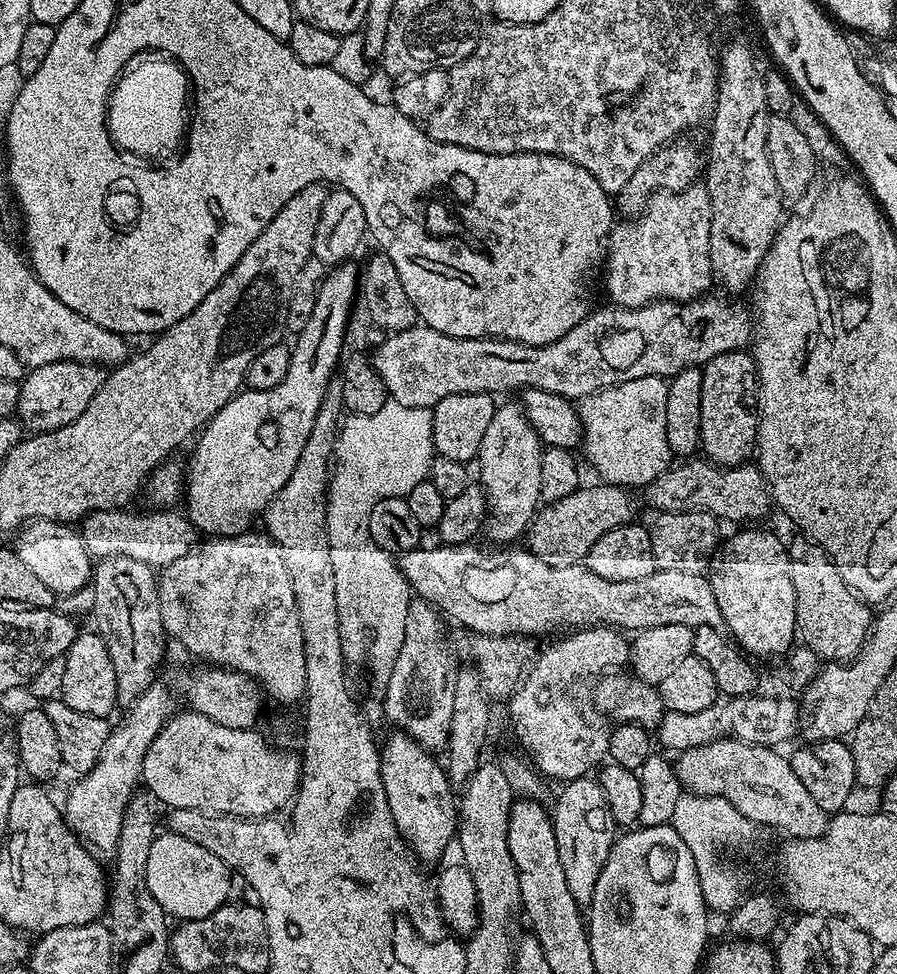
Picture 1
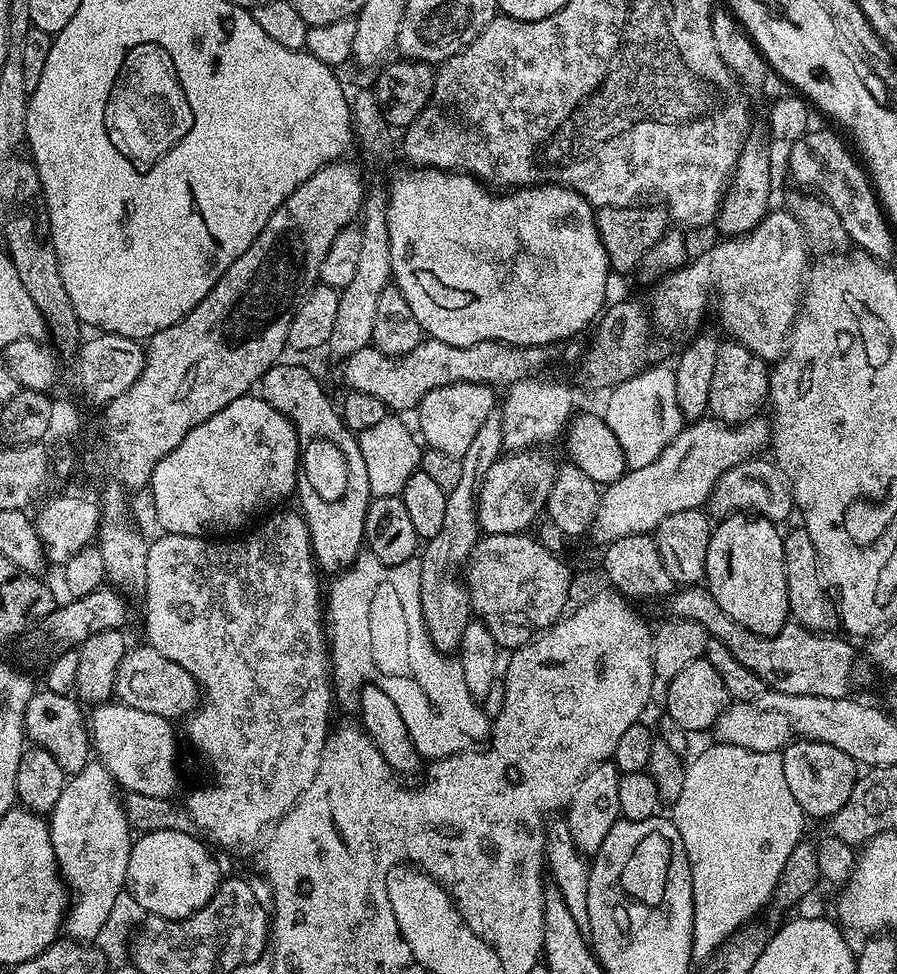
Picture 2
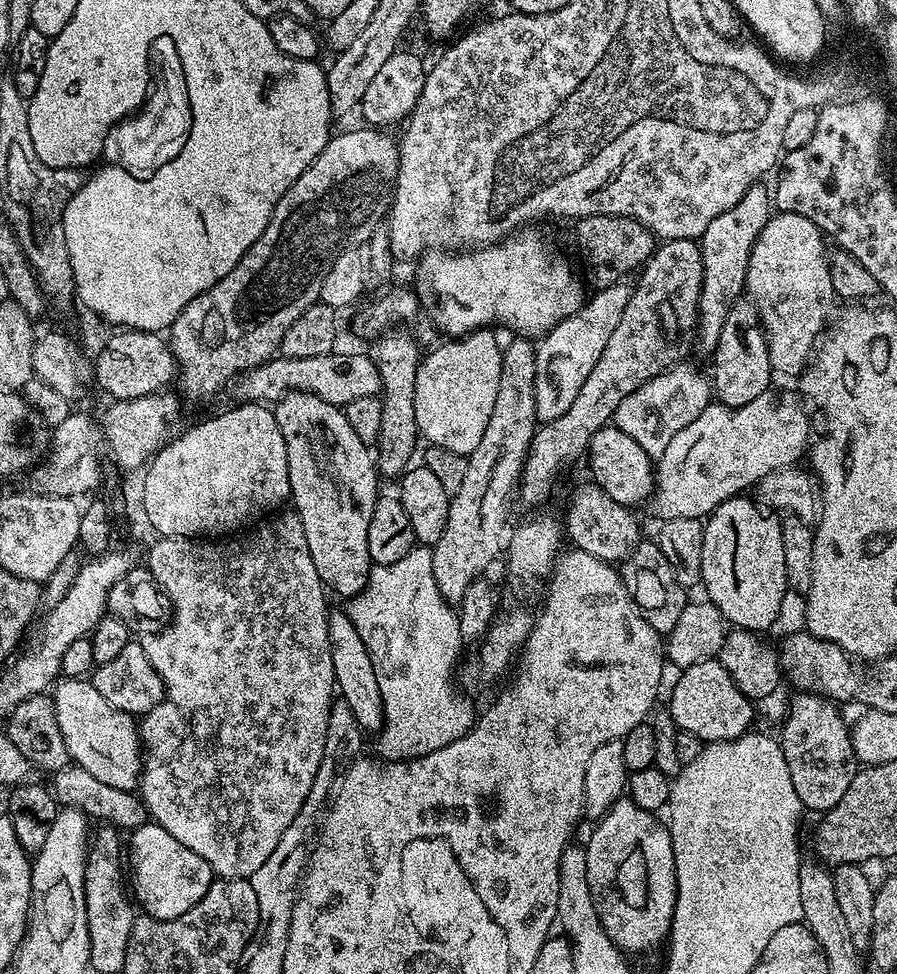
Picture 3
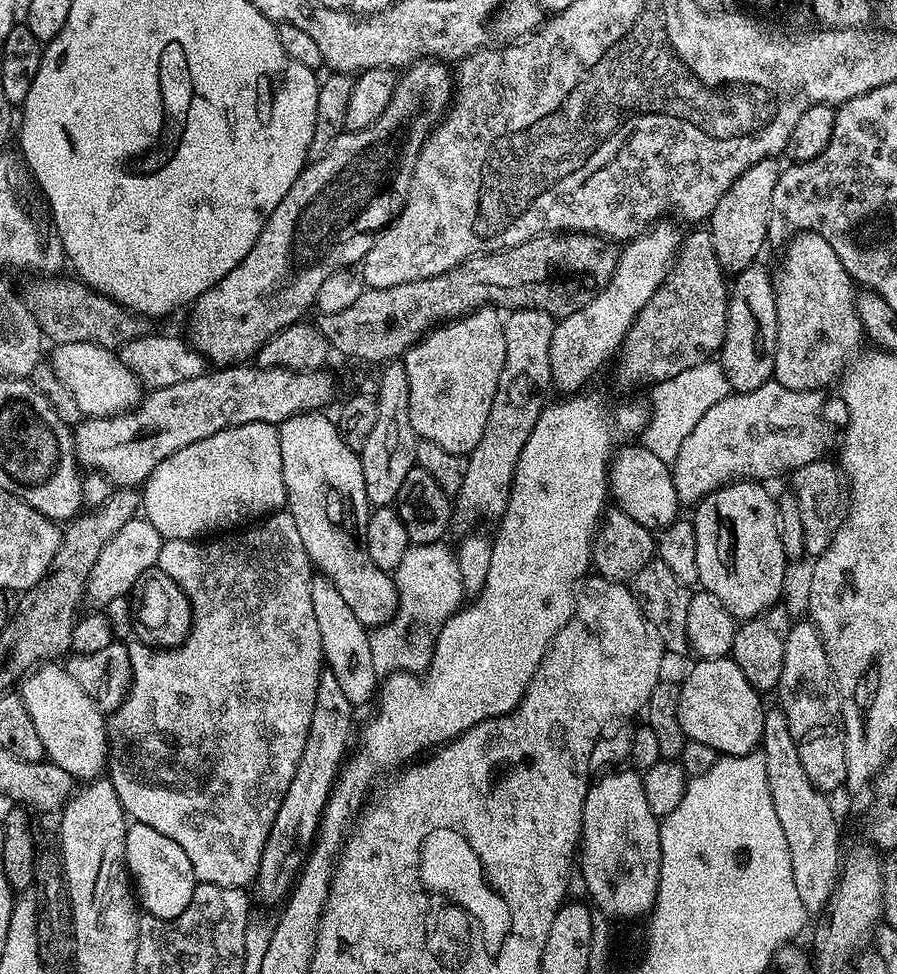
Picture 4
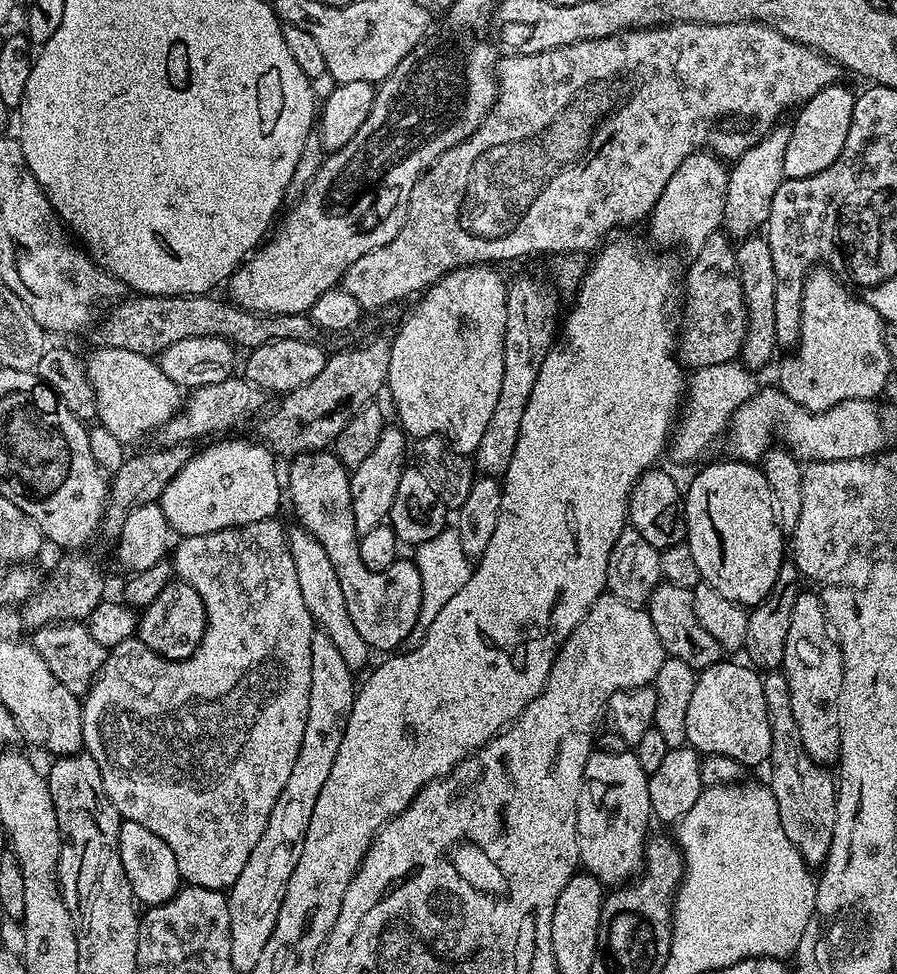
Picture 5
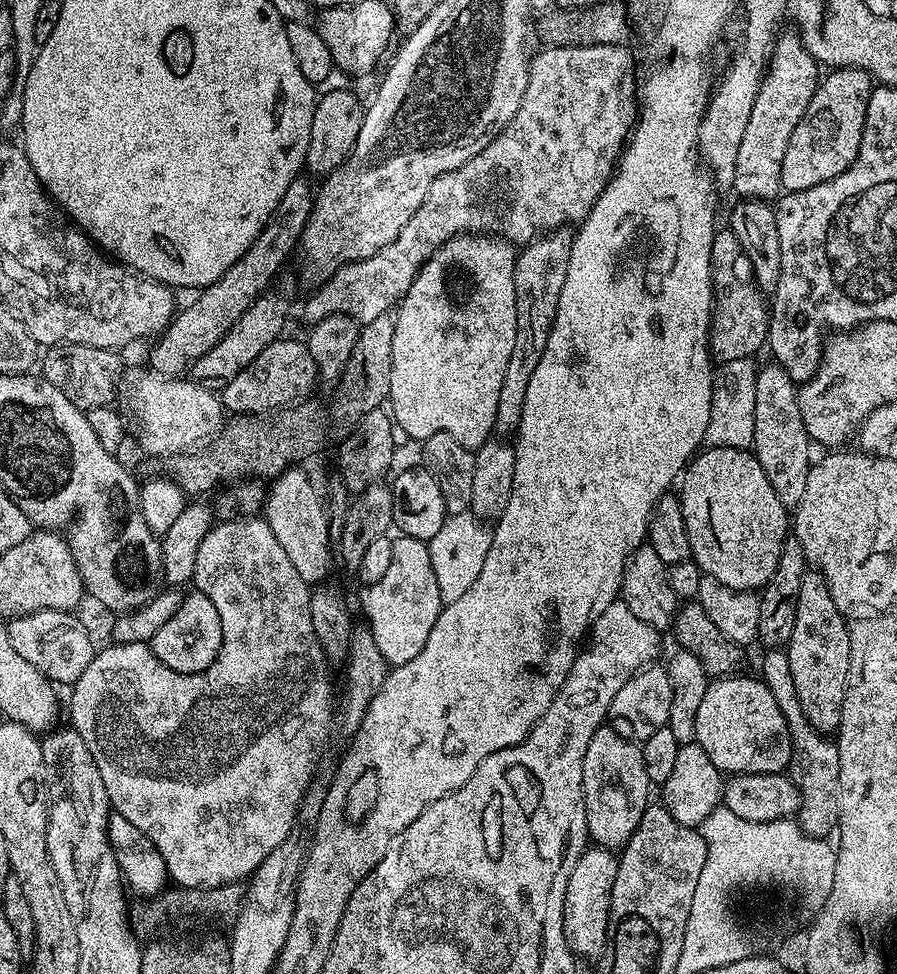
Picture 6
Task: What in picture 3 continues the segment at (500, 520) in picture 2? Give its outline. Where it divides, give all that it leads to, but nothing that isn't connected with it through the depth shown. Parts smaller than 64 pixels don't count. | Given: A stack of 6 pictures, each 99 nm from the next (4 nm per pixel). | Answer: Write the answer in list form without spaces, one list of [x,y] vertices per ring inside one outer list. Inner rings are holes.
[[[665,240],[652,253],[639,271],[640,281],[634,284],[626,310],[602,358],[594,365],[594,370],[582,382],[570,410],[556,420],[541,423],[536,429],[532,444],[528,447],[528,457],[520,471],[518,500],[528,508],[544,504],[556,488],[556,479],[575,462],[583,457],[588,444],[598,434],[598,430],[613,423],[622,398],[634,394],[638,386],[650,382],[667,368],[675,368],[694,348],[696,339],[696,315],[700,312],[702,294],[702,254],[694,240]]]

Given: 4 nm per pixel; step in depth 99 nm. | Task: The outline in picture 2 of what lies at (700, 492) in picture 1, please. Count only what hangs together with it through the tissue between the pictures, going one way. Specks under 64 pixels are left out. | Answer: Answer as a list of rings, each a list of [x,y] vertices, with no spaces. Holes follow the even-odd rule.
[[[764,458],[744,460],[738,466],[726,470],[726,474],[722,474],[722,478],[718,478],[707,503],[713,517],[751,514],[762,516],[773,522],[781,522],[780,520],[786,519],[791,512],[794,512],[792,485],[771,459],[760,459]]]

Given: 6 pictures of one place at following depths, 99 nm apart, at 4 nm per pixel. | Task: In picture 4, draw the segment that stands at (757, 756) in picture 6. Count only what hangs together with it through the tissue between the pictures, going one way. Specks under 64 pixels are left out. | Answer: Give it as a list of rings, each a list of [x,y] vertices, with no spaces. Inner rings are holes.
[[[719,656],[709,660],[700,658],[688,672],[685,680],[679,681],[680,697],[678,698],[678,722],[682,722],[685,737],[694,742],[703,742],[706,746],[714,746],[720,756],[741,756],[757,751],[764,739],[764,714],[761,693],[757,692],[750,682],[746,682],[746,674],[738,670],[738,666],[728,656]]]

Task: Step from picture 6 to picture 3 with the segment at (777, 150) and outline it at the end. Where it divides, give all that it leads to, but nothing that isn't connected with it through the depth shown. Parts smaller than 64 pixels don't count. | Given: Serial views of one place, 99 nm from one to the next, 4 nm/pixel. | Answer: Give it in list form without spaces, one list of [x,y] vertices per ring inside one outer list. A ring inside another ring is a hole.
[[[757,182],[726,210],[726,214],[718,214],[710,226],[701,234],[698,241],[702,254],[704,277],[702,278],[702,294],[700,295],[700,312],[696,315],[695,351],[701,352],[704,358],[711,357],[718,346],[718,334],[722,334],[722,322],[726,322],[726,314],[736,305],[737,300],[745,295],[746,270],[750,262],[750,254],[756,245],[758,234],[762,234],[762,226],[766,226],[768,217],[773,215],[774,208],[770,203],[770,192],[764,189],[763,183]]]

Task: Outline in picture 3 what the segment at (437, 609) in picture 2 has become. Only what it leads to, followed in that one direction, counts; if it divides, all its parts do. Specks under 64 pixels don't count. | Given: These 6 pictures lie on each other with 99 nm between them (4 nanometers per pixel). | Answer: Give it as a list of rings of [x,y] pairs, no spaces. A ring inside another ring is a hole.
[[[512,338],[502,351],[502,378],[498,378],[498,398],[490,413],[490,423],[482,433],[482,442],[468,456],[462,487],[451,493],[446,530],[430,548],[434,582],[438,582],[442,598],[453,606],[459,605],[466,590],[470,590],[470,582],[485,575],[496,556],[507,553],[513,529],[508,524],[508,499],[513,499],[517,491],[520,471],[538,427],[534,402],[536,344],[528,338]]]

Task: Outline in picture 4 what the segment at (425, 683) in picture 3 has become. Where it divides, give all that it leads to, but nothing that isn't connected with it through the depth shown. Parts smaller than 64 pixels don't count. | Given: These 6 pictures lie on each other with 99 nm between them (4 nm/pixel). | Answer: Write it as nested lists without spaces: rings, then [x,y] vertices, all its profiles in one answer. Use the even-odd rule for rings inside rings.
[[[450,547],[442,549],[440,556],[406,555],[396,567],[394,579],[398,594],[396,615],[389,624],[382,624],[370,632],[370,651],[374,657],[374,670],[377,674],[394,672],[420,674],[432,661],[434,646],[442,626],[453,612],[460,611],[466,600],[455,551]]]

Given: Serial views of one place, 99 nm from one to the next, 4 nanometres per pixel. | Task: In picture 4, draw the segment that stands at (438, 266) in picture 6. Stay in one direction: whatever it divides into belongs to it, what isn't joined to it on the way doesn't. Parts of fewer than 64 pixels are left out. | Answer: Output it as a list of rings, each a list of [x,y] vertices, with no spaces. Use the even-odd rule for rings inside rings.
[[[495,307],[478,308],[466,316],[433,327],[427,336],[404,353],[402,363],[410,384],[410,424],[419,439],[438,442],[442,450],[461,454],[470,453],[474,446],[478,446],[482,430],[486,430],[486,418],[490,418],[490,406],[494,406],[498,378],[502,378],[502,366],[506,362],[504,322],[505,317]]]

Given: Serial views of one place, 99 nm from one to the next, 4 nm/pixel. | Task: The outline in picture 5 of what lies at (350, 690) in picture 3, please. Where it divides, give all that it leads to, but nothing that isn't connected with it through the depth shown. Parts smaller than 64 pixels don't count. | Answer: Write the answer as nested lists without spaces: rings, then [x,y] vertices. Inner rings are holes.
[[[289,527],[287,534],[290,552],[294,558],[294,570],[298,570],[298,586],[302,590],[302,599],[306,601],[313,621],[321,631],[334,638],[334,644],[338,646],[348,666],[354,670],[364,667],[367,669],[370,649],[362,634],[358,634],[358,629],[354,627],[354,618],[350,618],[350,606],[346,606],[346,594],[342,594],[342,582],[338,582],[334,562],[330,562],[322,542],[318,542],[318,538],[314,538],[314,534],[310,534],[304,527]]]

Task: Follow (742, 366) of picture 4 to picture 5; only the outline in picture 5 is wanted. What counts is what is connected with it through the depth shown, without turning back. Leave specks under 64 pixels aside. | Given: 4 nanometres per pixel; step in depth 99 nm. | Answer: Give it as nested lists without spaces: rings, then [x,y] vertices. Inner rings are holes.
[[[763,235],[745,236],[735,245],[736,261],[740,267],[742,290],[746,298],[748,311],[748,333],[739,354],[745,368],[759,370],[775,352],[778,352],[776,335],[774,334],[774,257],[770,254],[770,246]]]

